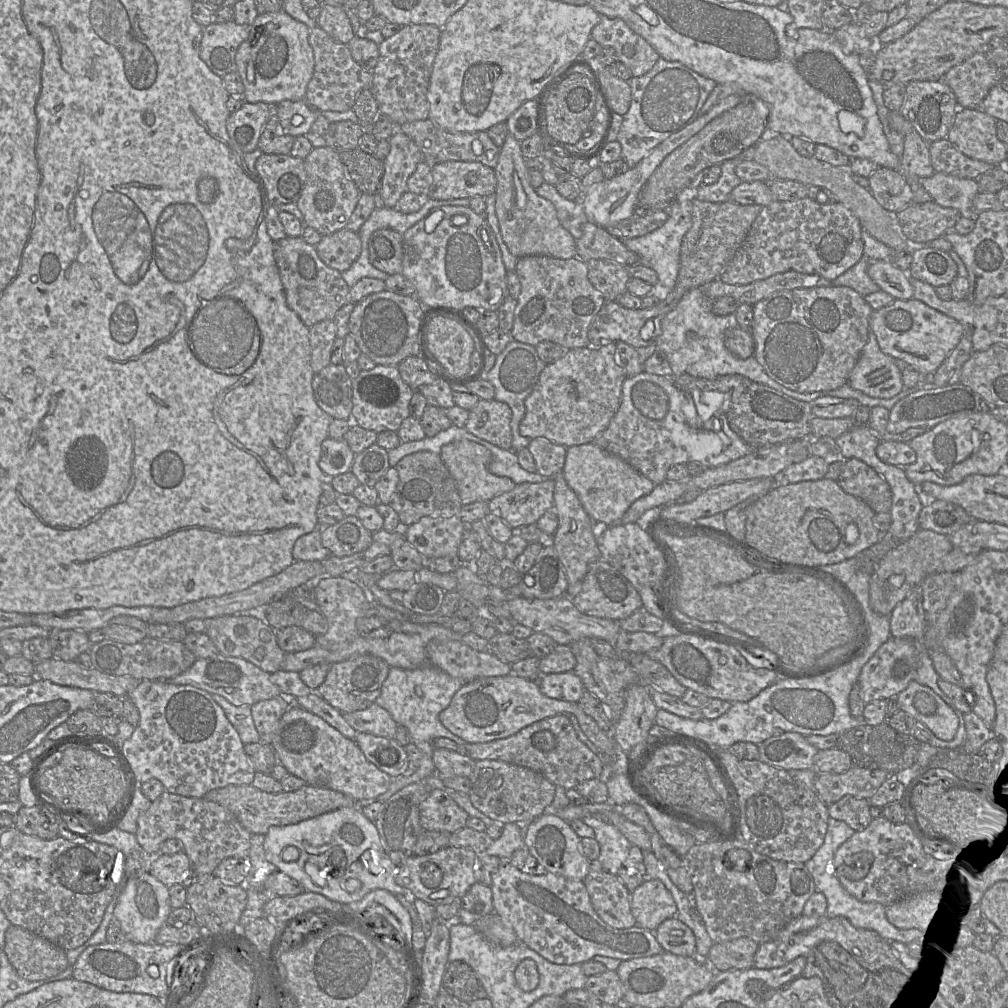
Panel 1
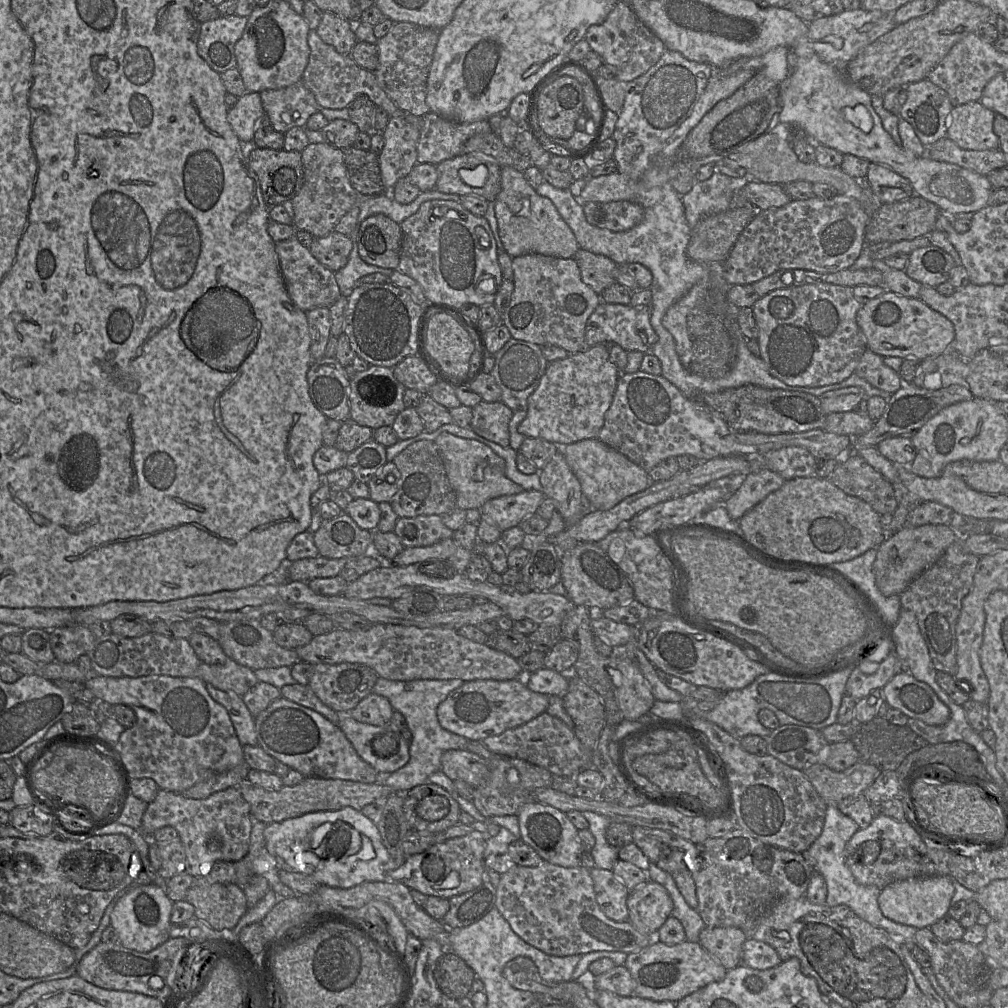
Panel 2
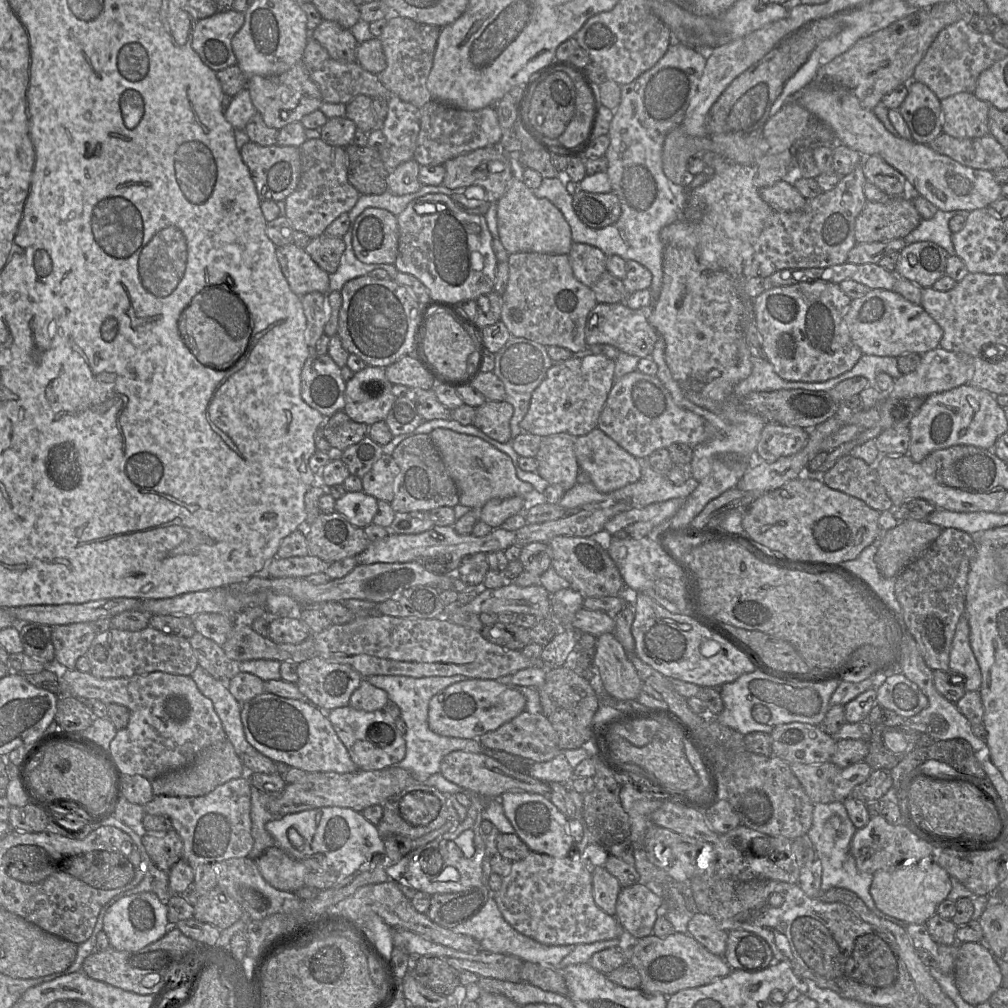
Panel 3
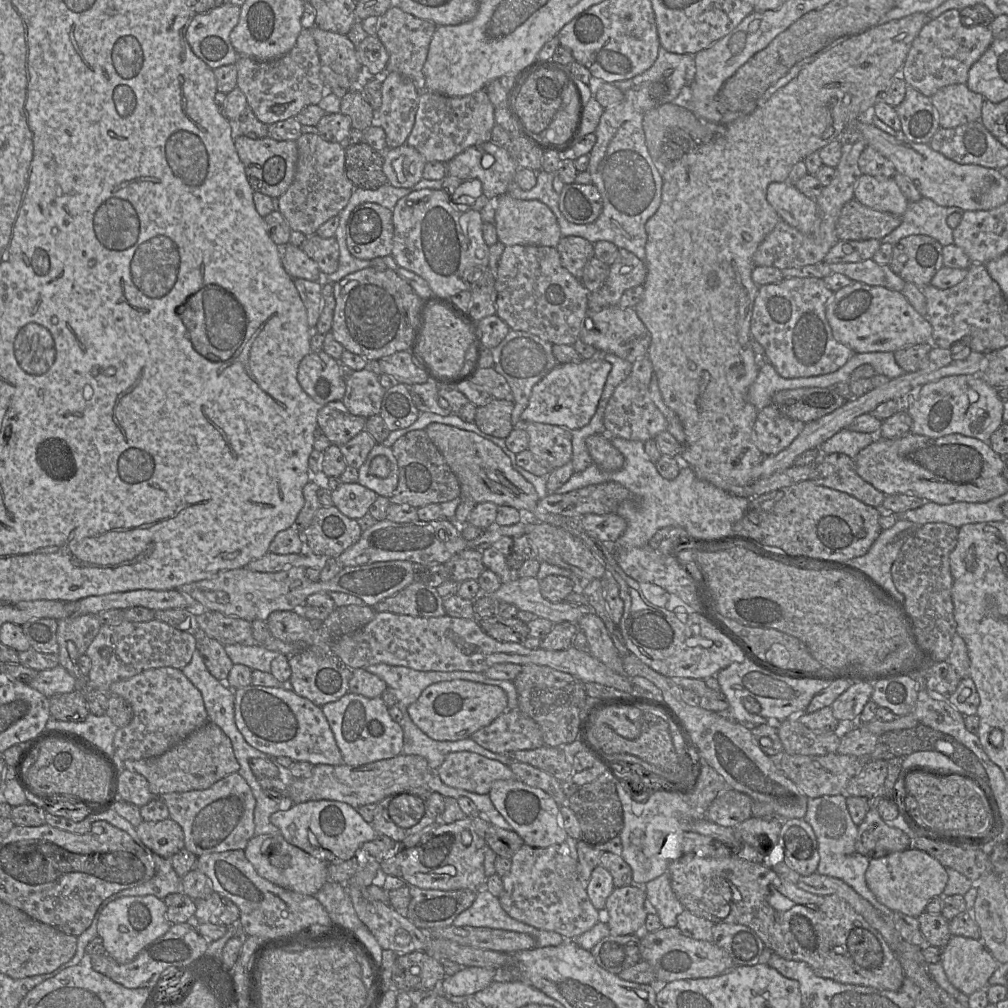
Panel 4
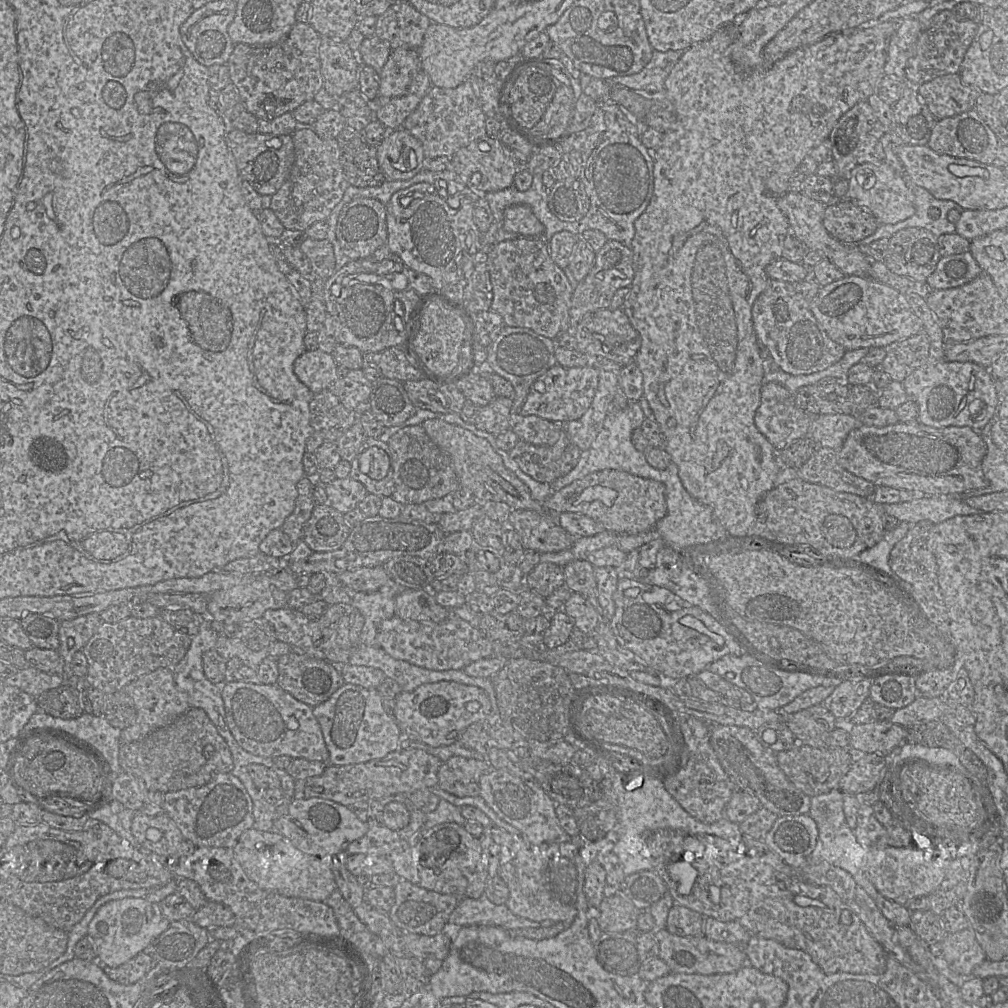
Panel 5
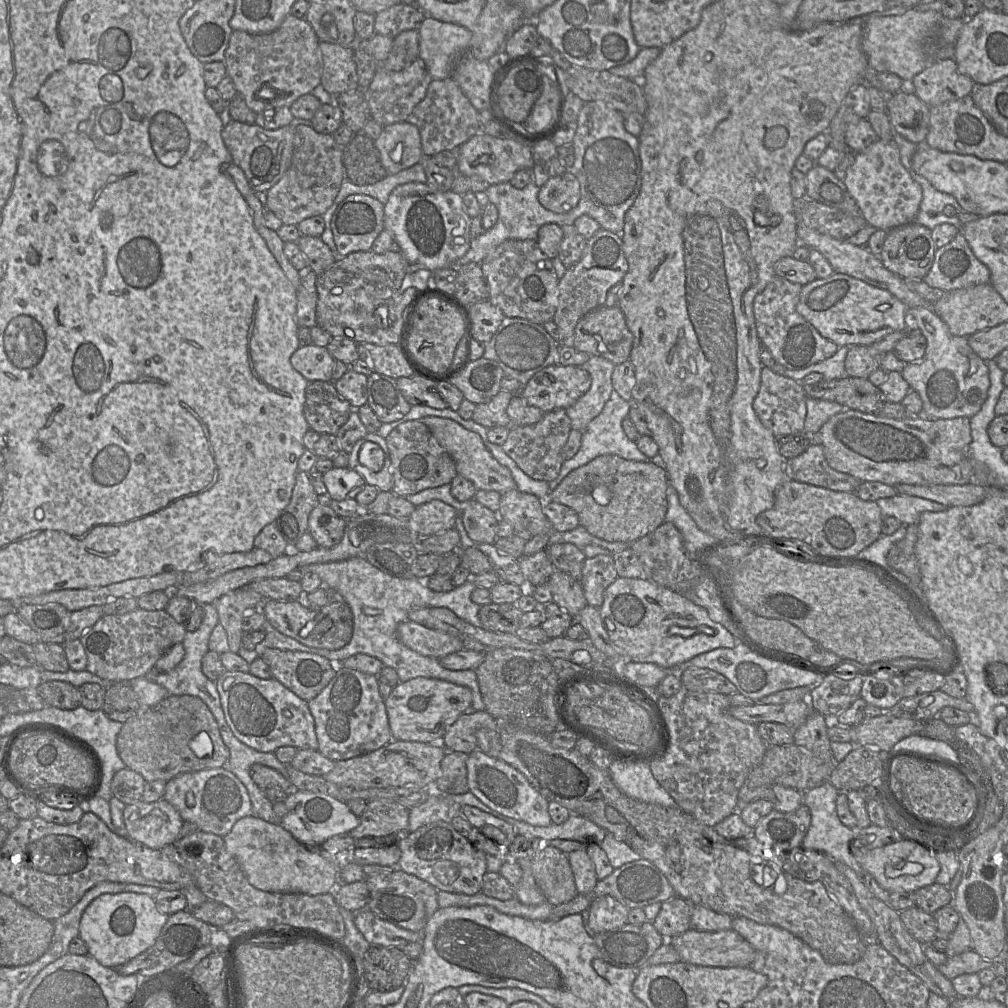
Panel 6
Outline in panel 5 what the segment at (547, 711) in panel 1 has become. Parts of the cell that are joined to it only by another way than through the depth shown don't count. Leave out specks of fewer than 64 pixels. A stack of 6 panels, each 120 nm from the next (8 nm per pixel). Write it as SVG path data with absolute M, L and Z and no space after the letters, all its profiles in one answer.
M440 681L422 684L411 692L402 691L395 699L392 716L402 737L438 747L455 743L471 724L484 719L491 711L492 704L483 689L454 681Z

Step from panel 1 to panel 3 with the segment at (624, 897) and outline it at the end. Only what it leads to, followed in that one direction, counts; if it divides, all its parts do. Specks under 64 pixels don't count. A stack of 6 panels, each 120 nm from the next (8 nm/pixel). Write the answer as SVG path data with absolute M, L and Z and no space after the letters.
M605 867L591 868L594 901L608 915L615 916L616 902L622 886Z

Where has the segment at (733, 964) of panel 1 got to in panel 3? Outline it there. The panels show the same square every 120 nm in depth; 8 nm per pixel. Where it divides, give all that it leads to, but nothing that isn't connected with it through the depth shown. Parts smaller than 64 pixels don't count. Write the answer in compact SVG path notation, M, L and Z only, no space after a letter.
M696 912L687 925L687 934L711 953L718 956L724 955L728 931L723 930L712 916Z

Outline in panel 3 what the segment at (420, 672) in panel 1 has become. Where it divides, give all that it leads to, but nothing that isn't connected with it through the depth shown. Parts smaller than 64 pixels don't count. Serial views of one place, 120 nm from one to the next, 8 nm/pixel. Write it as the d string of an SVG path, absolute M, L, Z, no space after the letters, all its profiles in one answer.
M374 675L365 679L373 686L384 690L389 700L400 708L401 718L406 724L406 733L404 734L406 754L397 766L409 771L418 783L424 784L430 776L439 773L442 759L453 751L484 753L484 747L478 739L440 736L431 731L428 725L428 711L431 698L448 686L467 680L466 676L413 678L409 676Z

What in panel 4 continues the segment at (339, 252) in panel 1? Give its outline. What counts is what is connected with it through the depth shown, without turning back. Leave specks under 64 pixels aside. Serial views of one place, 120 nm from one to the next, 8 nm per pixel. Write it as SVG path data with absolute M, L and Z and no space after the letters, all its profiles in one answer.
M317 234L306 236L301 249L317 263L324 275L332 274L338 269L339 246L334 237L322 238Z

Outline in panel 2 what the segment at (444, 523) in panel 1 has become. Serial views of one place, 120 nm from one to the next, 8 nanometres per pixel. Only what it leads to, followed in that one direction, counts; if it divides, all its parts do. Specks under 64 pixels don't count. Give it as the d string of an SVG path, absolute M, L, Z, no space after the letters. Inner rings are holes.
M440 515L417 516L414 518L399 517L393 532L404 548L431 546L441 540L452 538L454 535L454 531L442 522ZM410 524L417 528L416 535L413 537L405 535L405 528Z

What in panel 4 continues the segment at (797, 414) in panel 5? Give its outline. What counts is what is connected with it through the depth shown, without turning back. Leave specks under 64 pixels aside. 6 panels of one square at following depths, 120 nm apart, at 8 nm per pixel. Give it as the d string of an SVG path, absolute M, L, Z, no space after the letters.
M774 404L759 411L753 441L761 453L773 456L786 449L804 430L805 423L784 416Z

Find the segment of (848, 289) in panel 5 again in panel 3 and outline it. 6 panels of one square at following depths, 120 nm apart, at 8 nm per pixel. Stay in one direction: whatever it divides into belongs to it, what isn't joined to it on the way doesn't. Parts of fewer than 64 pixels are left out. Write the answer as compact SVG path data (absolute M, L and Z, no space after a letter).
M870 289L864 296L851 300L844 321L854 343L865 355L899 357L907 353L924 354L927 351L939 347L943 336L942 328L923 309L923 307L906 300L893 290Z

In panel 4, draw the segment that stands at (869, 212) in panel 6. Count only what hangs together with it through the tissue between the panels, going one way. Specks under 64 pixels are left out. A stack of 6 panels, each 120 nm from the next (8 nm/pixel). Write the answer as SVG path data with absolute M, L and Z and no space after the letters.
M862 174L855 187L854 199L874 210L902 216L908 200L894 178Z

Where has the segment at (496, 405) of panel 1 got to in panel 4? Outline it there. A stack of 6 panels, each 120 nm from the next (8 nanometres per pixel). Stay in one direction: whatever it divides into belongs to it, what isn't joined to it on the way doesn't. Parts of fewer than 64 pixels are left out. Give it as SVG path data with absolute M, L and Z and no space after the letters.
M492 398L486 405L477 407L474 423L482 432L506 439L514 429L511 421L513 408L511 399Z

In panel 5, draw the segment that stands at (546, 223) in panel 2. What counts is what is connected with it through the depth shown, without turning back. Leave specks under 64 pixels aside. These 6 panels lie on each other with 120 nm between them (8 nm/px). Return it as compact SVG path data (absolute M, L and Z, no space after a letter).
M512 205L504 210L503 228L525 238L540 238L545 227L527 205Z

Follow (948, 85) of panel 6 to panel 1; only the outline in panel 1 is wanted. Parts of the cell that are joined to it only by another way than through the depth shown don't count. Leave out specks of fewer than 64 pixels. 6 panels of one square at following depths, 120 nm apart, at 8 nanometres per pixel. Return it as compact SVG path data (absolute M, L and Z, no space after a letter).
M959 108L947 139L970 158L1004 166L1007 148L997 136L996 121L981 108Z

